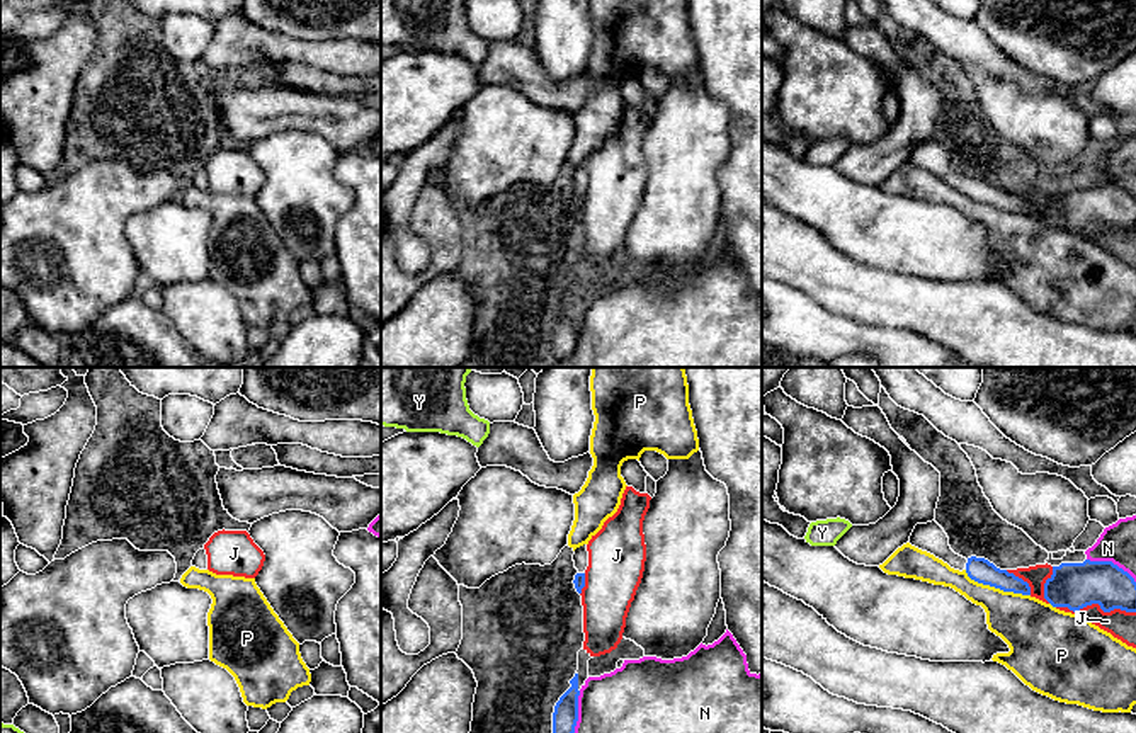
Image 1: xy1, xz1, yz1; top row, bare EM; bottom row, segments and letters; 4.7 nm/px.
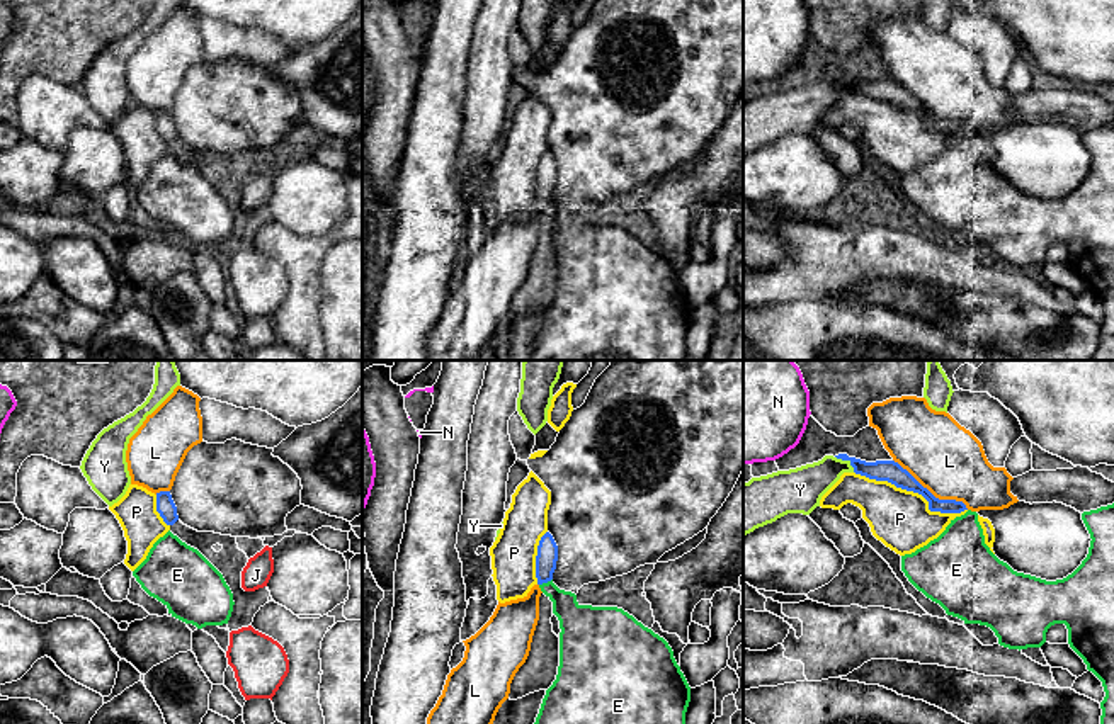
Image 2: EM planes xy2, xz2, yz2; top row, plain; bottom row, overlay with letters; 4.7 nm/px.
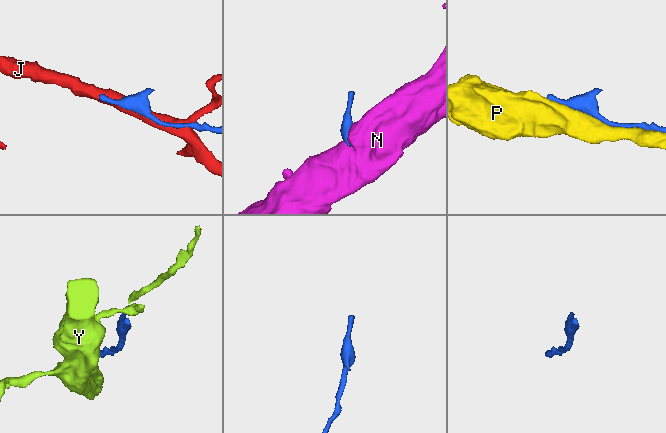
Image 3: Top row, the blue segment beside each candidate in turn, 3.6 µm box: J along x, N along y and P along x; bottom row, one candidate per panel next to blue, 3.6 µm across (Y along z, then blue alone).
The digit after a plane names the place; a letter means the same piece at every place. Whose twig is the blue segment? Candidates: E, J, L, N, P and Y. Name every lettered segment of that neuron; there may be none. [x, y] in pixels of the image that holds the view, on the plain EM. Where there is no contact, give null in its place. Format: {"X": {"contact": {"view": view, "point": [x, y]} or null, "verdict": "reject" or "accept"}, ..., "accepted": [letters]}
{"E": {"contact": {"view": "xz2", "point": [545, 201]}, "verdict": "reject"}, "J": {"contact": {"view": "yz1", "point": [1096, 221]}, "verdict": "reject"}, "L": {"contact": {"view": "yz2", "point": [929, 111]}, "verdict": "reject"}, "N": {"contact": {"view": "xz1", "point": [577, 339]}, "verdict": "reject"}, "P": {"contact": {"view": "yz2", "point": [914, 111]}, "verdict": "reject"}, "Y": {"contact": {"view": "yz2", "point": [847, 79]}, "verdict": "reject"}, "accepted": []}

